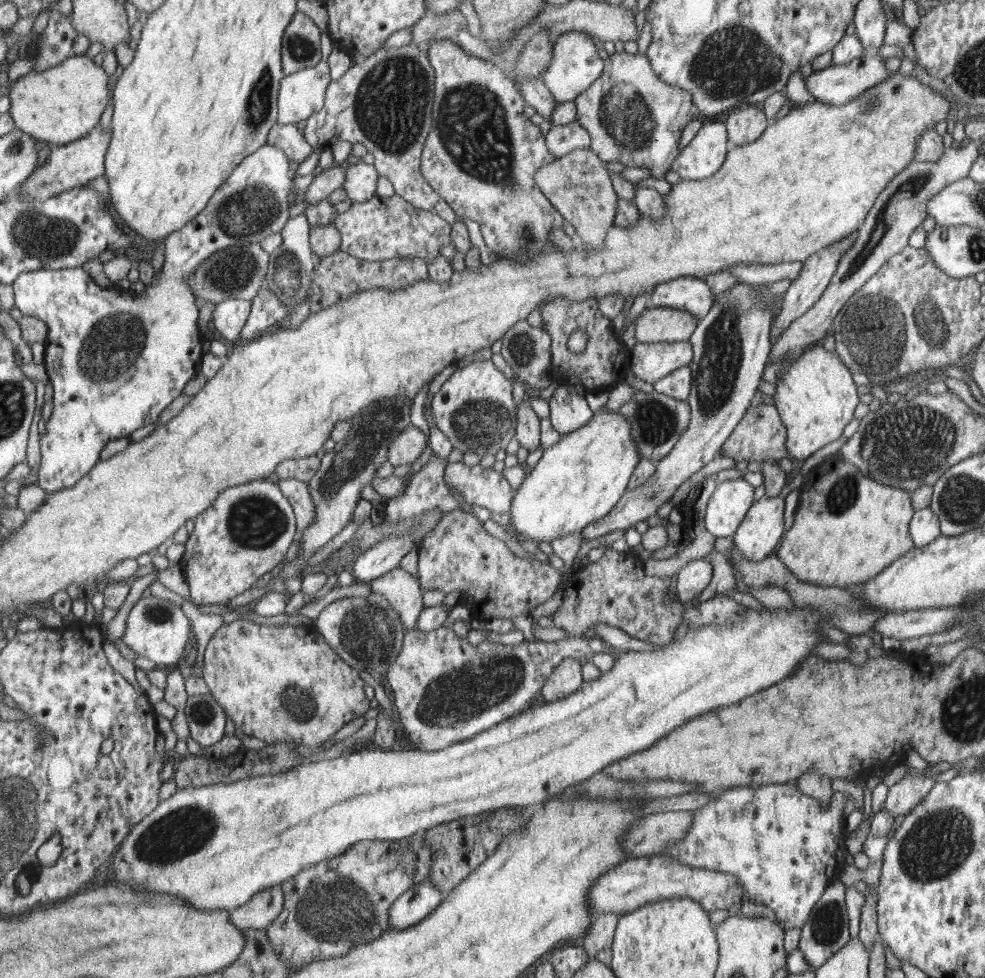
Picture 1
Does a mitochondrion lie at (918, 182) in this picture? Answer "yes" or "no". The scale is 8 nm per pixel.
yes

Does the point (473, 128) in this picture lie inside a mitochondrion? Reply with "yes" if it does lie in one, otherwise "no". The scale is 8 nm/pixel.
yes

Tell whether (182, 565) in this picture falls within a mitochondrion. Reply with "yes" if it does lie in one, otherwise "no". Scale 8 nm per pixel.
no

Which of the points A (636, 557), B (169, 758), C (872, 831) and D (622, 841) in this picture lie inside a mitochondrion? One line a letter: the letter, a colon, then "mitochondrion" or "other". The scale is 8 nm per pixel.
A: other
B: other
C: other
D: other

